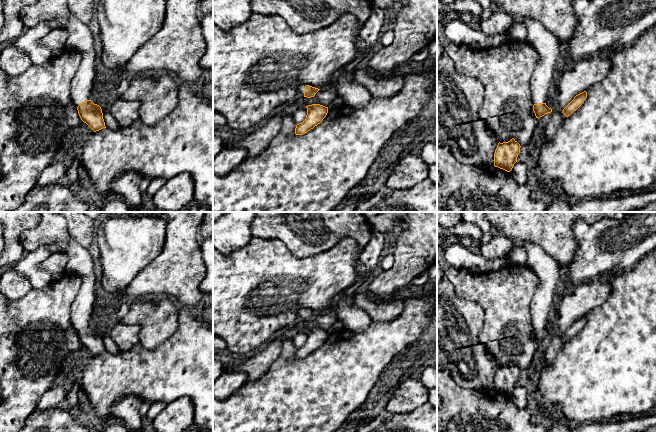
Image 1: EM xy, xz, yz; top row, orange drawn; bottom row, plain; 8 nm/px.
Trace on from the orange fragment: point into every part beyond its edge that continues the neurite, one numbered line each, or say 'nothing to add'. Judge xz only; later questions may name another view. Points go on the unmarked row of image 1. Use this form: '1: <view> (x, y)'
1: xz (301, 313)

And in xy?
1: xy (52, 229)

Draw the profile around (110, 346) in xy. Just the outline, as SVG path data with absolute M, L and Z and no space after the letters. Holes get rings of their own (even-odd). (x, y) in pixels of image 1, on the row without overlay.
M104 327L104 328L100 328L99 330L102 333L103 343L106 352L109 352L111 354L118 354L120 352L120 349L109 335L108 329Z

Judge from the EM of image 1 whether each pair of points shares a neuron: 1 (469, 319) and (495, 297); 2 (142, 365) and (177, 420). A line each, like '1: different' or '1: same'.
1: different
2: different

